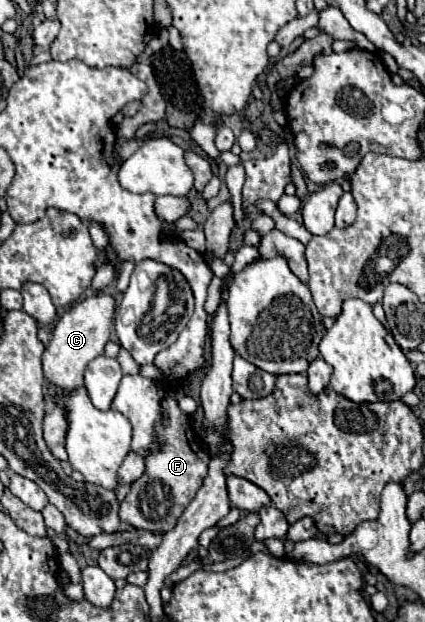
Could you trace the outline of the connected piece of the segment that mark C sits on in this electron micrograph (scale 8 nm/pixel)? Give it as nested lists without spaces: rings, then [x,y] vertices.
[[[96,293],[92,297],[86,297],[82,303],[70,305],[54,325],[52,339],[46,345],[42,357],[46,381],[62,389],[78,389],[84,383],[86,365],[104,353],[104,345],[110,339],[114,315],[116,315],[116,299],[108,293]]]

